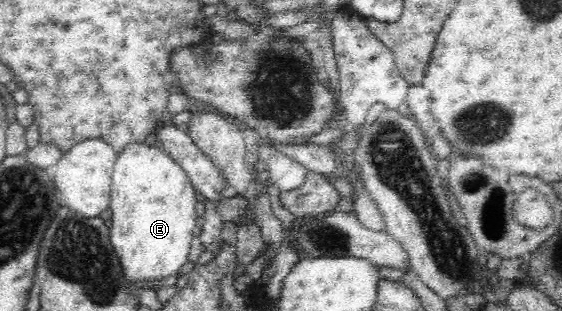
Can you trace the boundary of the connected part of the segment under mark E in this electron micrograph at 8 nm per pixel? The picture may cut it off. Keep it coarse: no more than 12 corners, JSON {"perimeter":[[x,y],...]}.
{"perimeter":[[129,142],[110,237],[131,283],[188,262],[199,196],[162,146]]}

